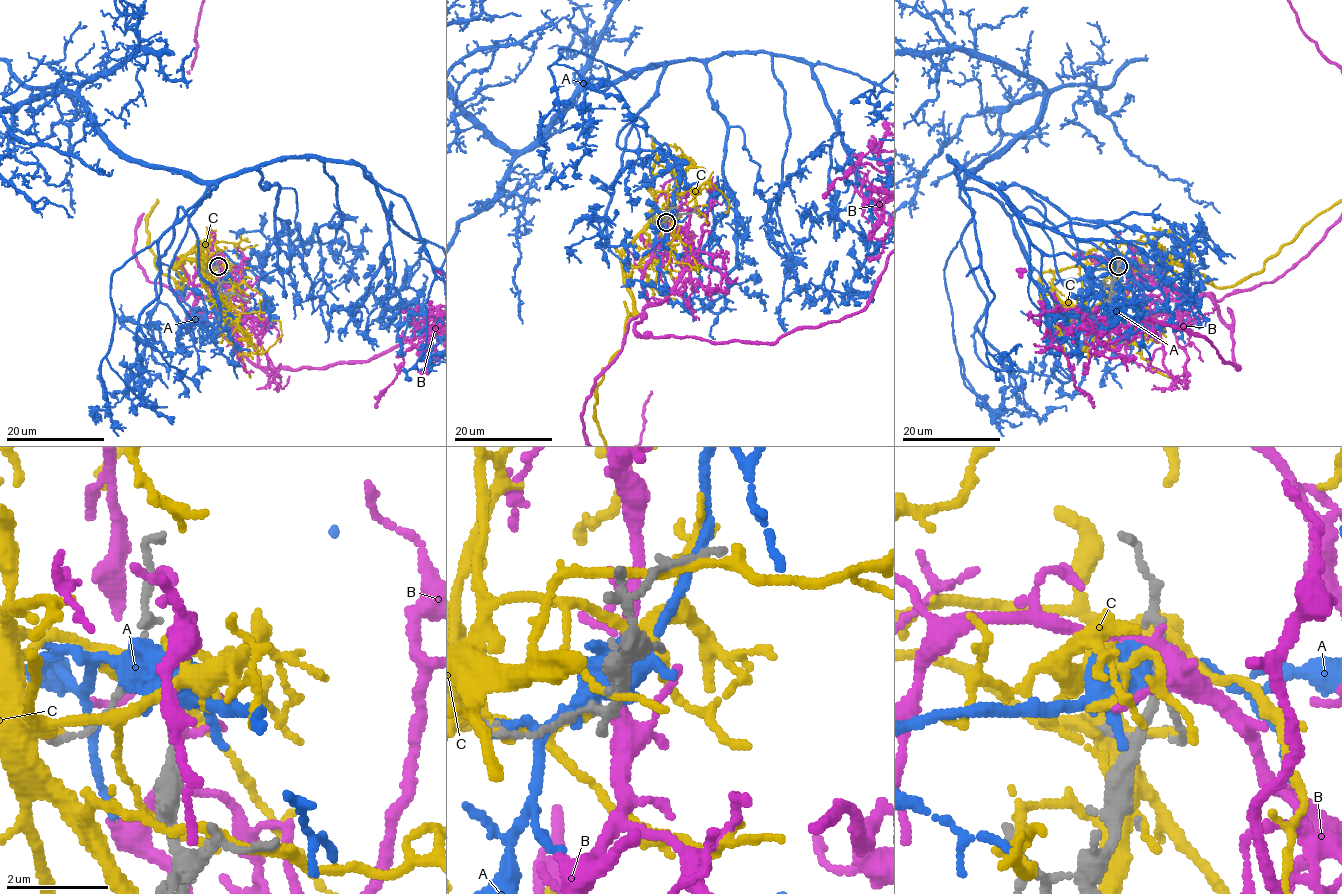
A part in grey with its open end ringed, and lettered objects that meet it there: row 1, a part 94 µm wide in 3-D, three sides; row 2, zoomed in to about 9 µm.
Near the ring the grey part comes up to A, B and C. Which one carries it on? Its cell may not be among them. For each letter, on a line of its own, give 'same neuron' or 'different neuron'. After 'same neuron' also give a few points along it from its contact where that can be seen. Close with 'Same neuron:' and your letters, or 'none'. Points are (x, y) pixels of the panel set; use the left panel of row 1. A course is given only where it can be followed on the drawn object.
A: different neuron
B: same neuron
C: different neuron
Same neuron: B

